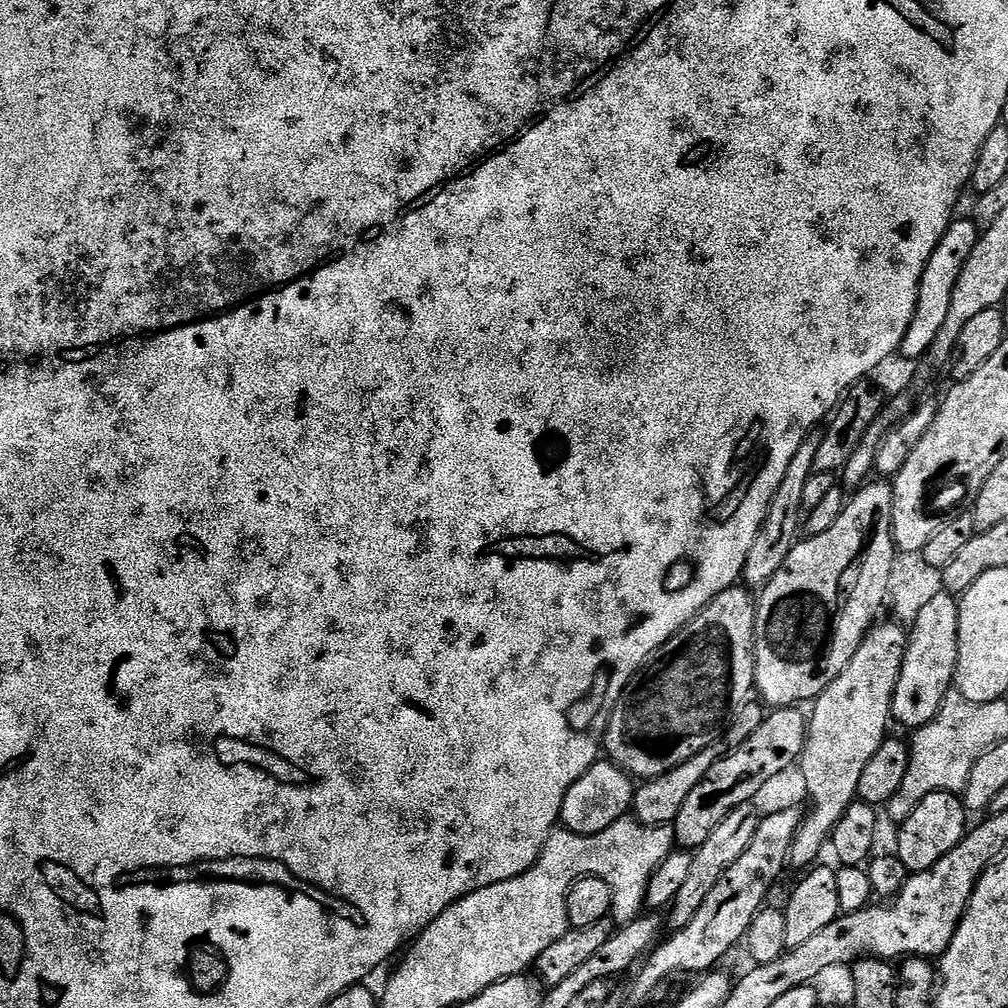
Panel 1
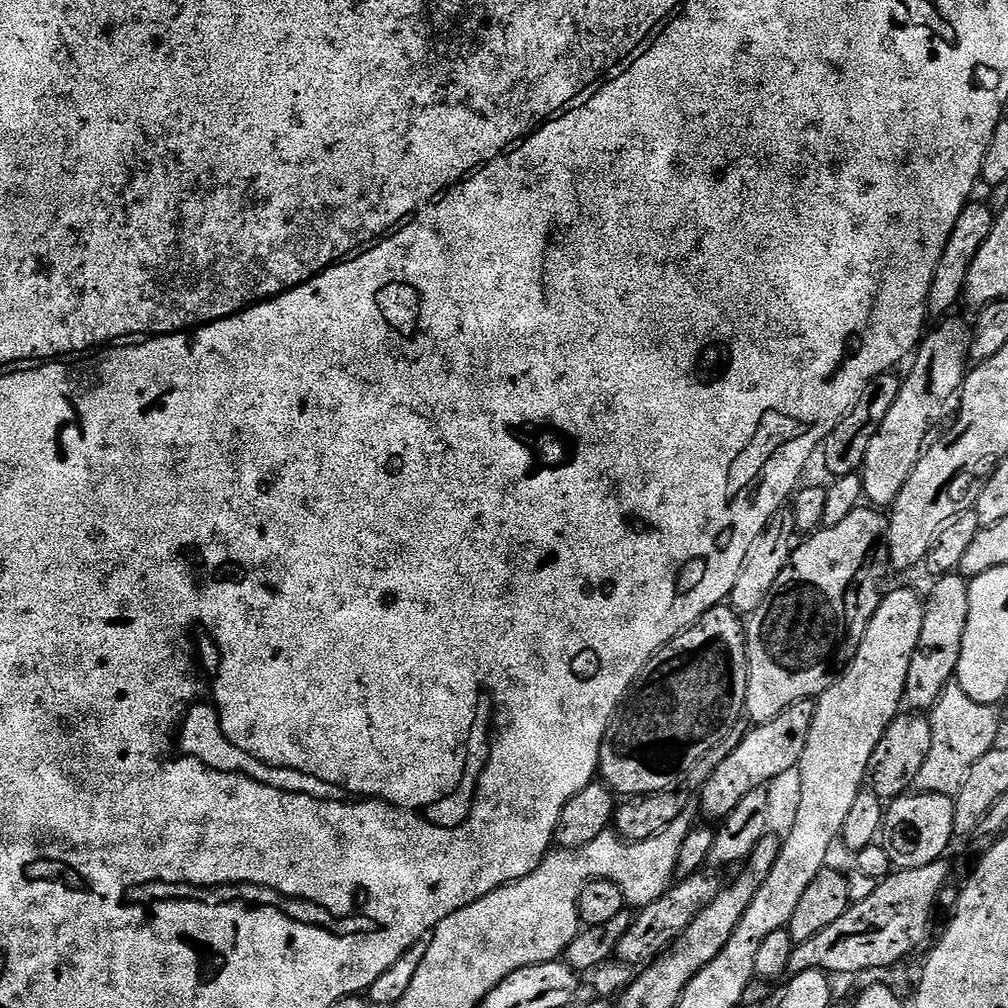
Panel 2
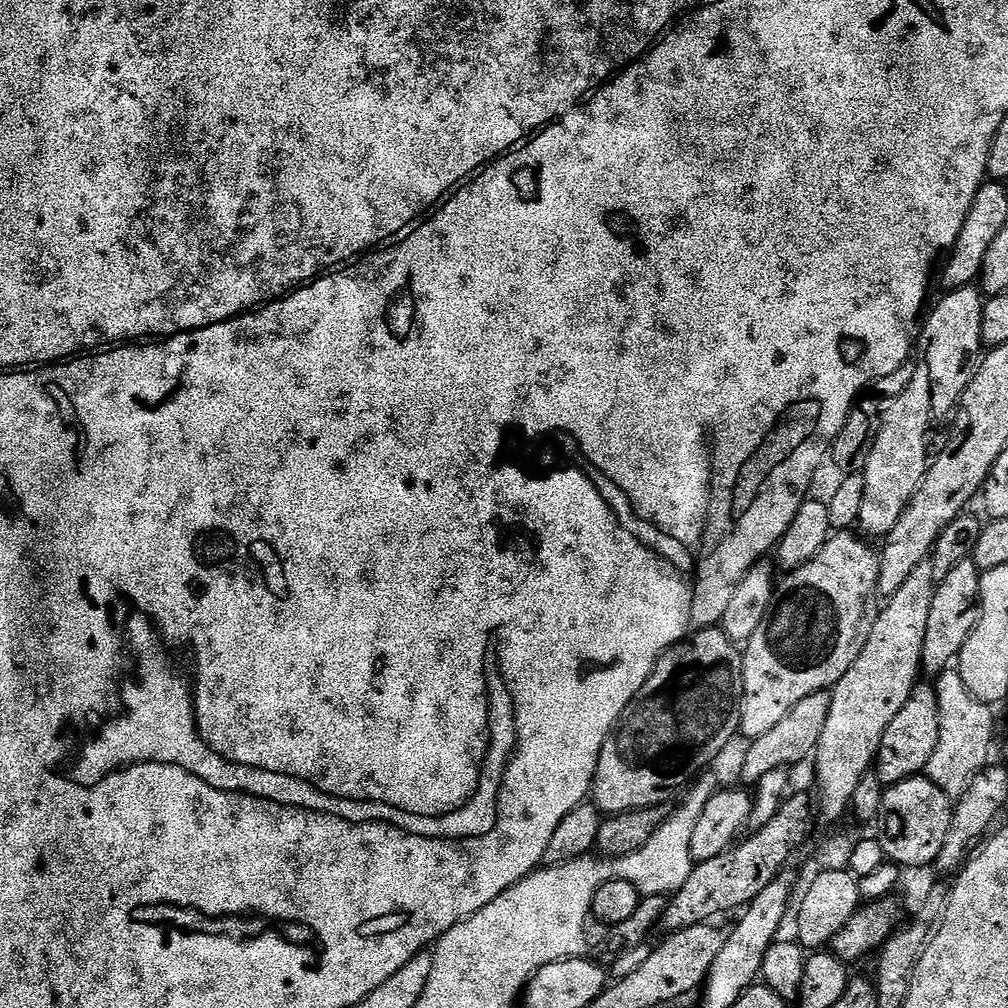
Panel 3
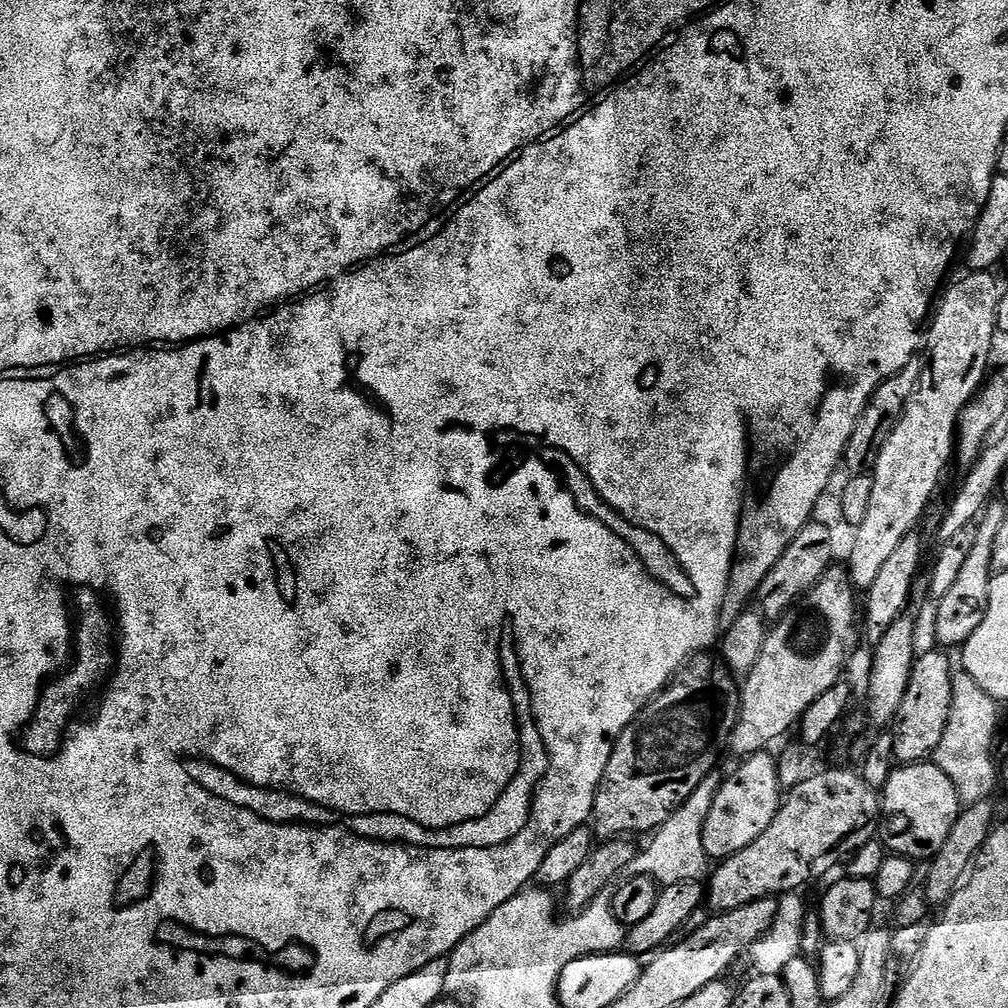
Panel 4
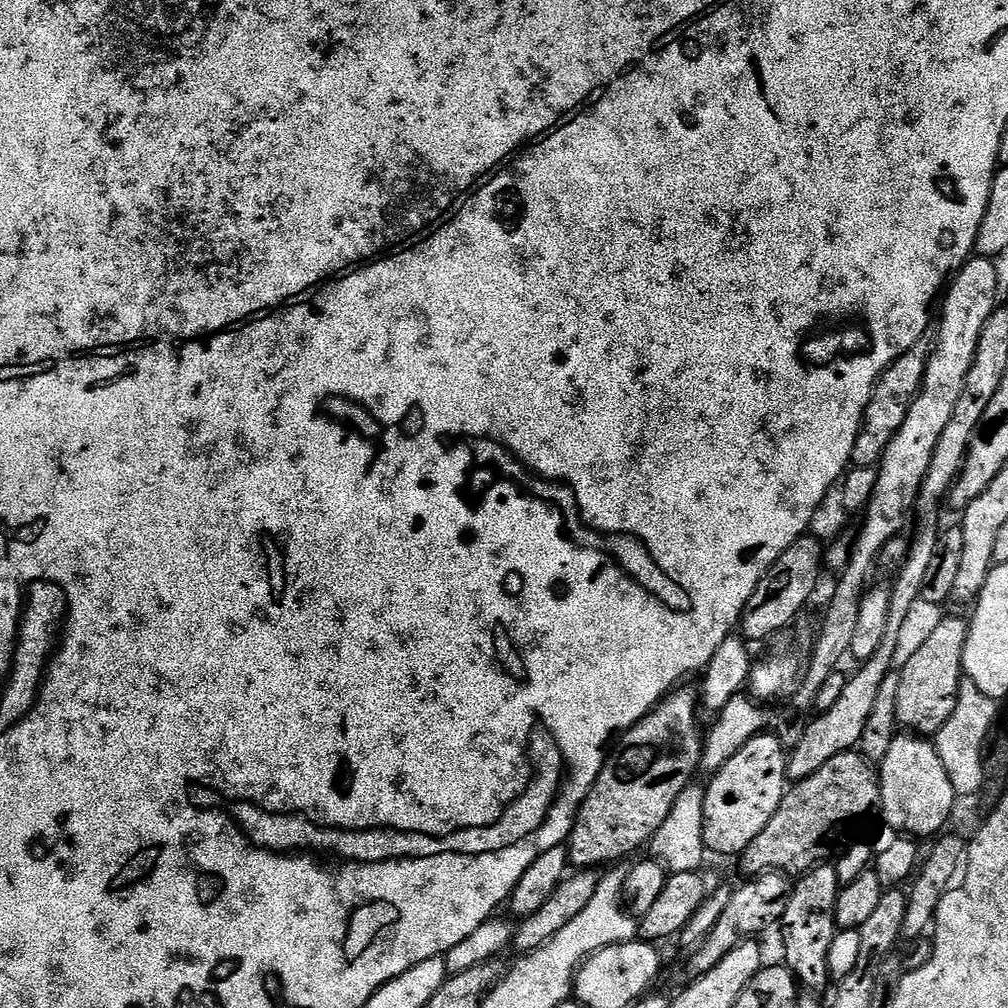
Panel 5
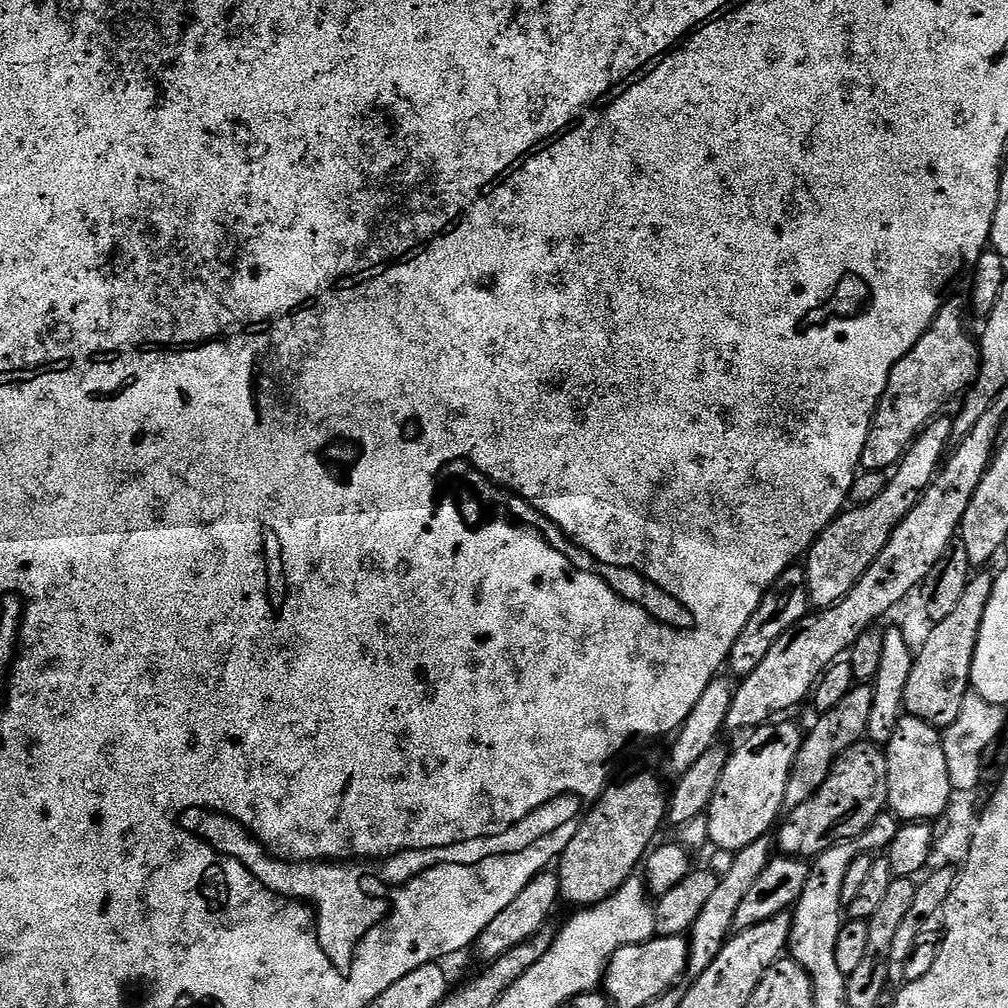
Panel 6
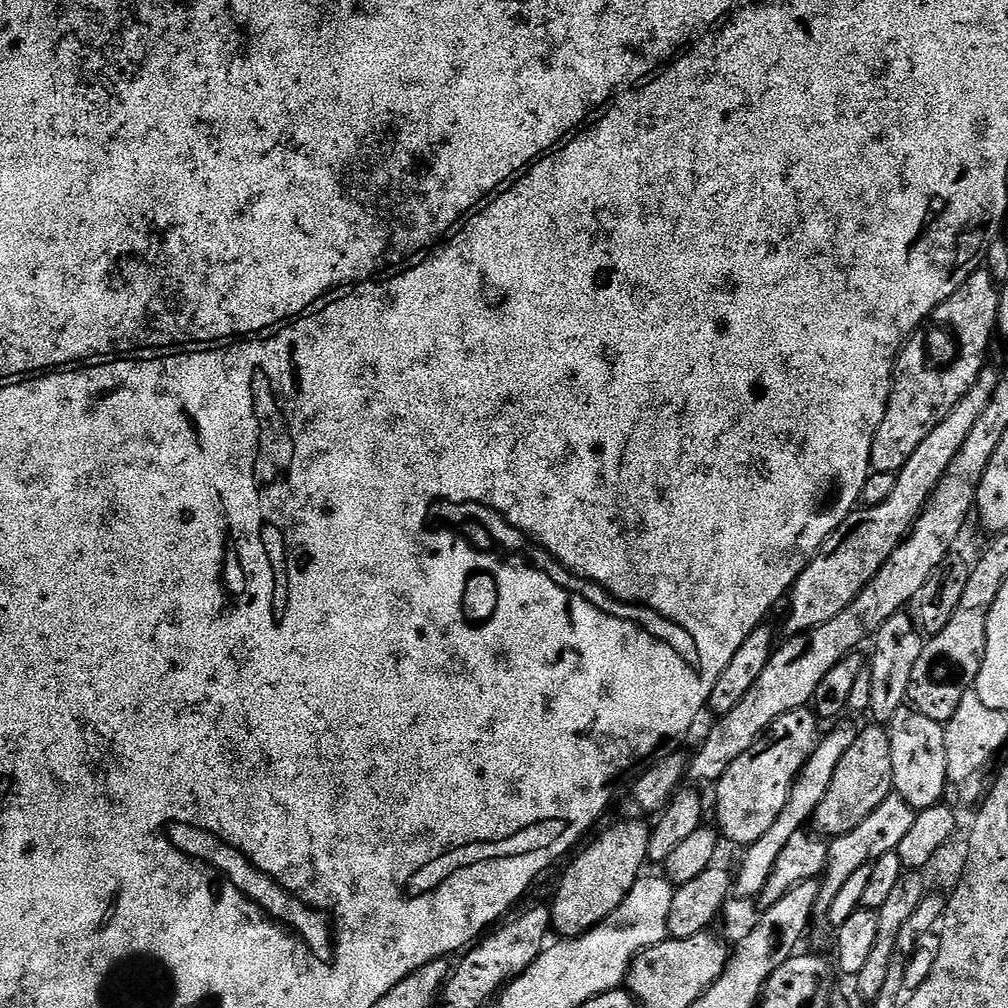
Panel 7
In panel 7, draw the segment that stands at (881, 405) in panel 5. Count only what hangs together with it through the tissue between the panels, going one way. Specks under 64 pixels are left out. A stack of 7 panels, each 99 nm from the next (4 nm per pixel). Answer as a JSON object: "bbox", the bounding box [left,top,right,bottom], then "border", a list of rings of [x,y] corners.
{"bbox":[870,270,1000,472],"border":[[[978,270],[933,310],[930,320],[933,325],[943,326],[955,336],[956,356],[943,366],[933,366],[927,354],[925,337],[913,334],[908,337],[896,362],[892,366],[892,389],[888,395],[886,414],[874,434],[870,450],[872,472],[891,472],[902,470],[906,462],[918,450],[918,445],[962,402],[962,398],[974,386],[978,374],[989,363],[988,347],[992,335],[997,335],[1000,287],[997,277],[991,271]]]}

